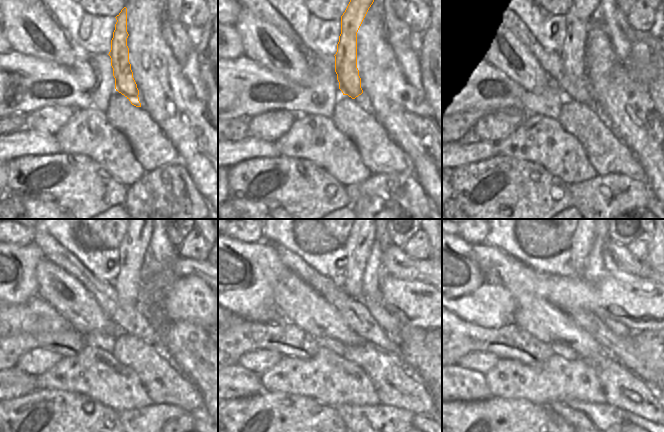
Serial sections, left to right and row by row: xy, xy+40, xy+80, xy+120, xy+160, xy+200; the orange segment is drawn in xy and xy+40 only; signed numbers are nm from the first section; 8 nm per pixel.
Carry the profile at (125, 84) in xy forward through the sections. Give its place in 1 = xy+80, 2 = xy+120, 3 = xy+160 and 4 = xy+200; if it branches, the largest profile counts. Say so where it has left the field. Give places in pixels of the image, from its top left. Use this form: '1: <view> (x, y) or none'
1: xy+80 (579, 17)
2: xy+120 (132, 249)
3: xy+160 (358, 244)
4: xy+200 (582, 240)

